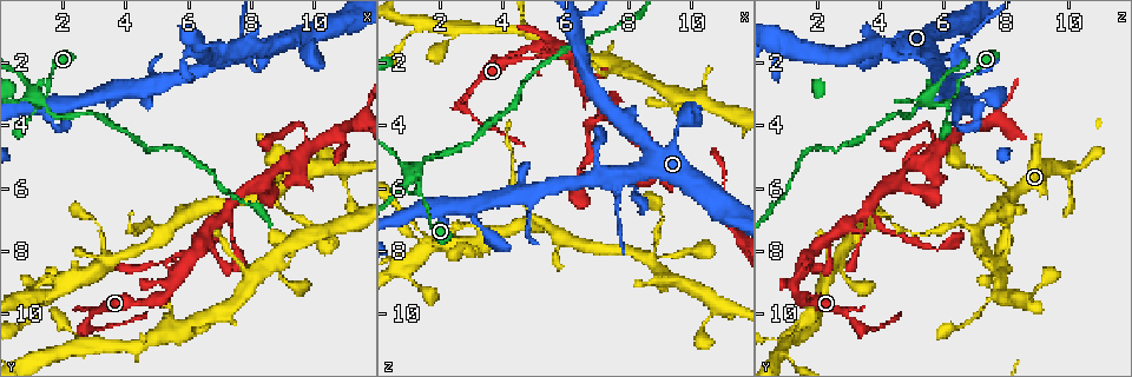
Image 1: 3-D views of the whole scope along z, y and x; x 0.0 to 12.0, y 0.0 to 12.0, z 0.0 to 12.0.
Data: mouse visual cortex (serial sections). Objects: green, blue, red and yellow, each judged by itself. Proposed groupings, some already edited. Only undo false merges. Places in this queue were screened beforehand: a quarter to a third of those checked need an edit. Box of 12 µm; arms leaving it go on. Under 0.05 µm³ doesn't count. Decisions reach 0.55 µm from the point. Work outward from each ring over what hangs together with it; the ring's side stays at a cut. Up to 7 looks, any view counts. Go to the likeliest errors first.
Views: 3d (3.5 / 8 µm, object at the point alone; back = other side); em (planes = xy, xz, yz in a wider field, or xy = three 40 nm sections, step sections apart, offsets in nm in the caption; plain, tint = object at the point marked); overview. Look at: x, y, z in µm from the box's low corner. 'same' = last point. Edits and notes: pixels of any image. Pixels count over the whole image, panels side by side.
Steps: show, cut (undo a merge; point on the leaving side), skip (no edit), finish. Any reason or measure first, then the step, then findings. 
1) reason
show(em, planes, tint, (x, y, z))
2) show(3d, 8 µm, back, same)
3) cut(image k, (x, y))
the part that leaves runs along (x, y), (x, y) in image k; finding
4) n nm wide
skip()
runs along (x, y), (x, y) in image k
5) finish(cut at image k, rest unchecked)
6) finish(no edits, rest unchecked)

four or more arms meet
show(3d, 3.5 µm, (1.3, 3.2, 5.5))

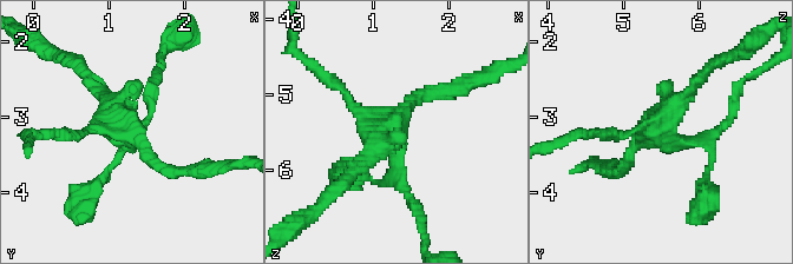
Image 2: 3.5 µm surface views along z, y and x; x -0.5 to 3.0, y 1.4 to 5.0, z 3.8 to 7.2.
show(em, xy, step 2, tint, (1.25, 3.25, 5.55))

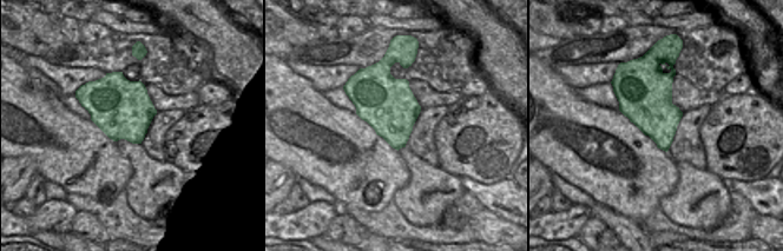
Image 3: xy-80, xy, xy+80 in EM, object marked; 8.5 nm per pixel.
skip()
runs along (729, 117), (700, 142), (646, 134), (621, 171) in image 2; all the same cell

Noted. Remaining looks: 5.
abrupt turn
show(3d, 3.5 µm, back, (2.8, 10.1, 3.1))

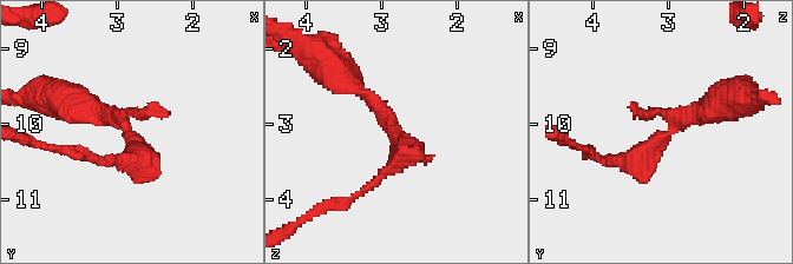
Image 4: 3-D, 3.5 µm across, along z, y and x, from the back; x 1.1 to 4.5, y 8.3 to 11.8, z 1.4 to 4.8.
now the EM
show(em, xy, step 2, tint, (2.85, 10.15, 3.00))

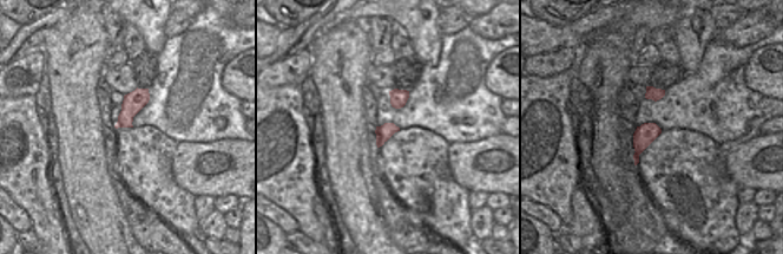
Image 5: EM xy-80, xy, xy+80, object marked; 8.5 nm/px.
skip()
runs along (723, 99), (636, 157), (609, 160) in image 4; continuous, no second cell

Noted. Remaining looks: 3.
thick turns thin
show(3d, 3.5 µm, (7.7, 1.6, 6.3))

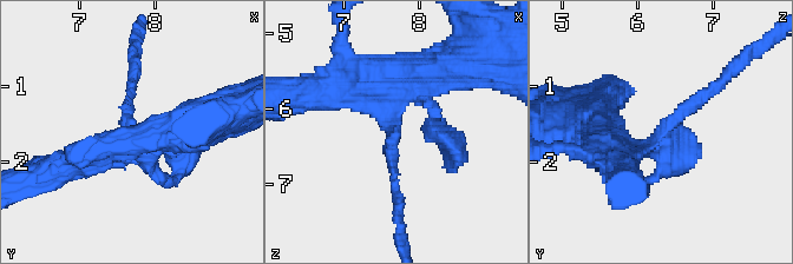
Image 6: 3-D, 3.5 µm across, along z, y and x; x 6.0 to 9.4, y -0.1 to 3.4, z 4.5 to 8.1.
need the tissue
show(em, planes, tint, (7.70, 1.60, 6.30))

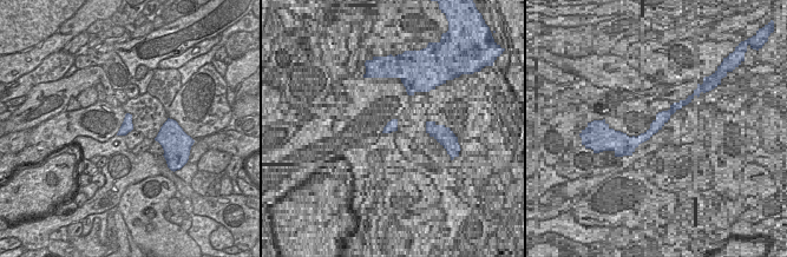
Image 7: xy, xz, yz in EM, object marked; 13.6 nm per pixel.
arms of 150, 450 nm
skip()
runs along (600, 136), (642, 146), (715, 88) in image 6; all the same cell

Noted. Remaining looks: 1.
finish(no edits, rest unchecked)

